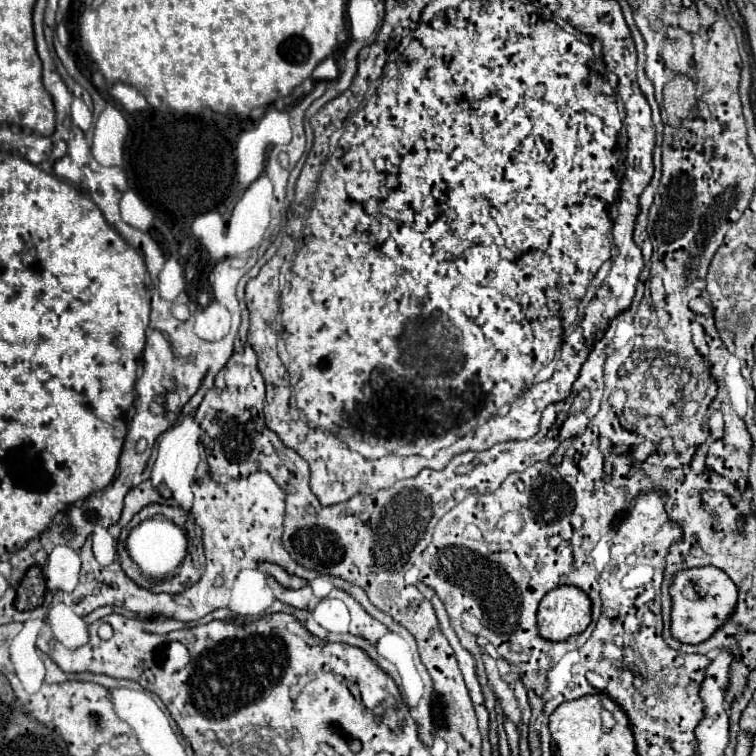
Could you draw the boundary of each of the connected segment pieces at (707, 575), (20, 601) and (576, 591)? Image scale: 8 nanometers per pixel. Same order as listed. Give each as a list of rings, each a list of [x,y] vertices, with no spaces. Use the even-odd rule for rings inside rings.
[[[711,565],[677,571],[669,593],[671,593],[671,635],[681,643],[691,645],[707,641],[719,627],[723,627],[723,623],[727,623],[727,619],[735,611],[739,595],[737,585],[731,581],[731,577],[725,571]],[[687,585],[693,585],[693,591],[697,595],[695,599],[685,597]]]
[[[33,565],[25,579],[21,581],[19,589],[17,589],[17,599],[15,599],[15,607],[19,611],[27,611],[27,609],[35,609],[37,605],[43,603],[43,597],[45,597],[45,577],[43,577],[43,571],[41,567]]]
[[[561,585],[551,589],[539,603],[537,609],[537,627],[539,633],[549,641],[565,641],[569,635],[585,631],[585,627],[591,623],[591,601],[585,591],[573,585]]]

